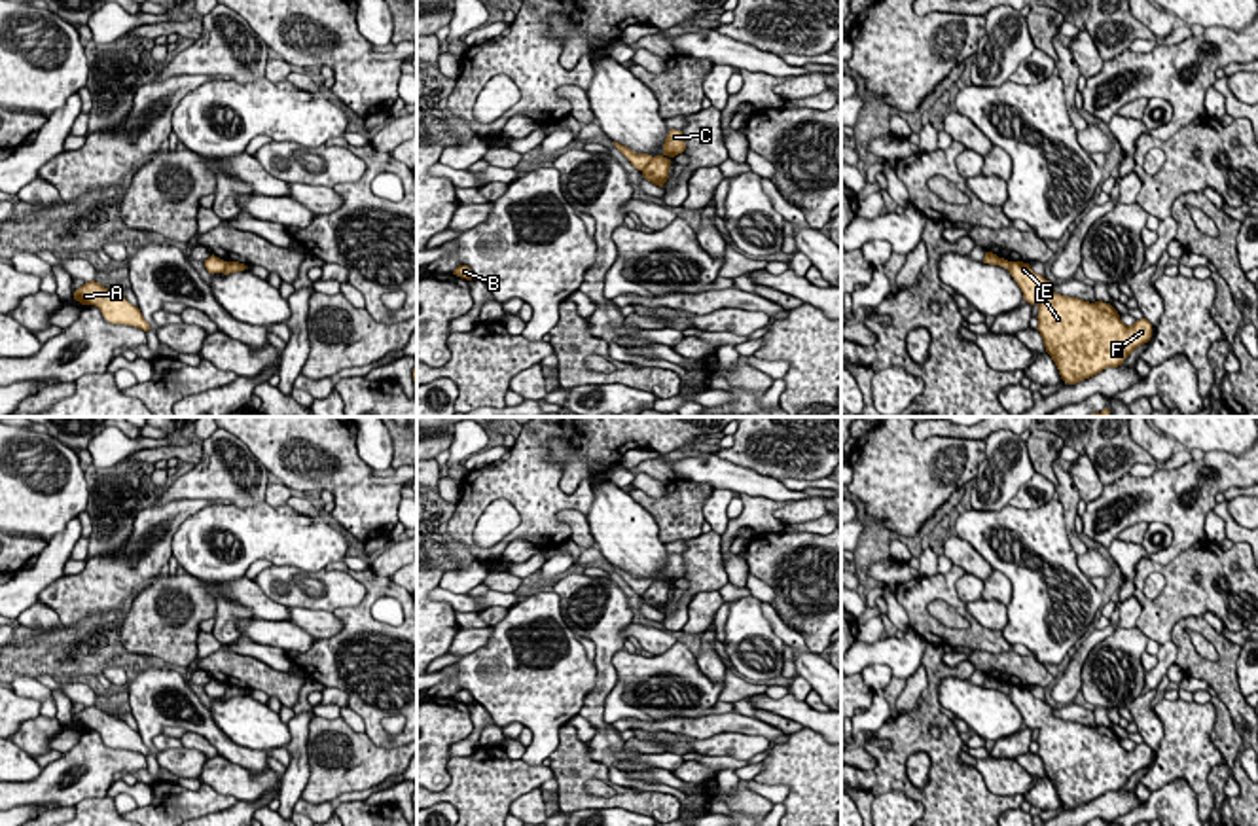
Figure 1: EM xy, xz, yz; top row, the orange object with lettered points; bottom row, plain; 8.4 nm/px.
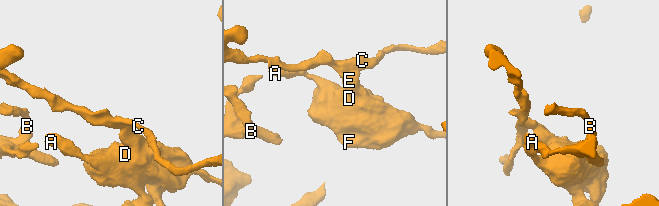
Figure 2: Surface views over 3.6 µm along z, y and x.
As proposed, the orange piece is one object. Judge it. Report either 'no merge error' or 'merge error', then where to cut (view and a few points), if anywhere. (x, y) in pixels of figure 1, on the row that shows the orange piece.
merge error; cut in xz along (652, 158), (643, 171)

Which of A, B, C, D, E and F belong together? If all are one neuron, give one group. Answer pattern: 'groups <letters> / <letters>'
groups A B D E F / C

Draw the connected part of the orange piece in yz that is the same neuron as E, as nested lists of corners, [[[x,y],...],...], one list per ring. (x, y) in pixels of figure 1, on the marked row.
[[[1010,261],[1008,271],[1021,288],[1023,299],[1038,305],[1036,330],[1061,379],[1069,385],[1122,366],[1152,337],[1152,324],[1146,318],[1125,326],[1110,303],[1061,296],[1029,263]]]

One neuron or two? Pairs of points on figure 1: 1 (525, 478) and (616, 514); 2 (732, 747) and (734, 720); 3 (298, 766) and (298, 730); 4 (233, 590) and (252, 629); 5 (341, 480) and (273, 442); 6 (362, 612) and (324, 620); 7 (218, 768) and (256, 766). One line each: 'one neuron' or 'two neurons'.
1: two neurons
2: two neurons
3: one neuron
4: two neurons
5: one neuron
6: two neurons
7: two neurons

